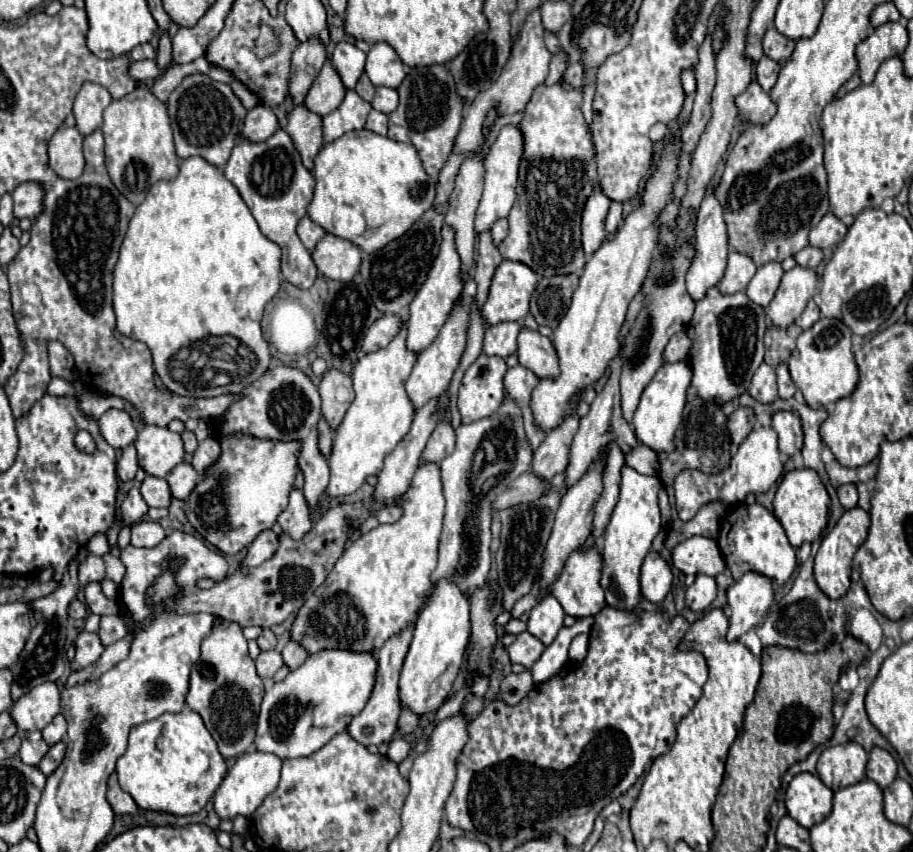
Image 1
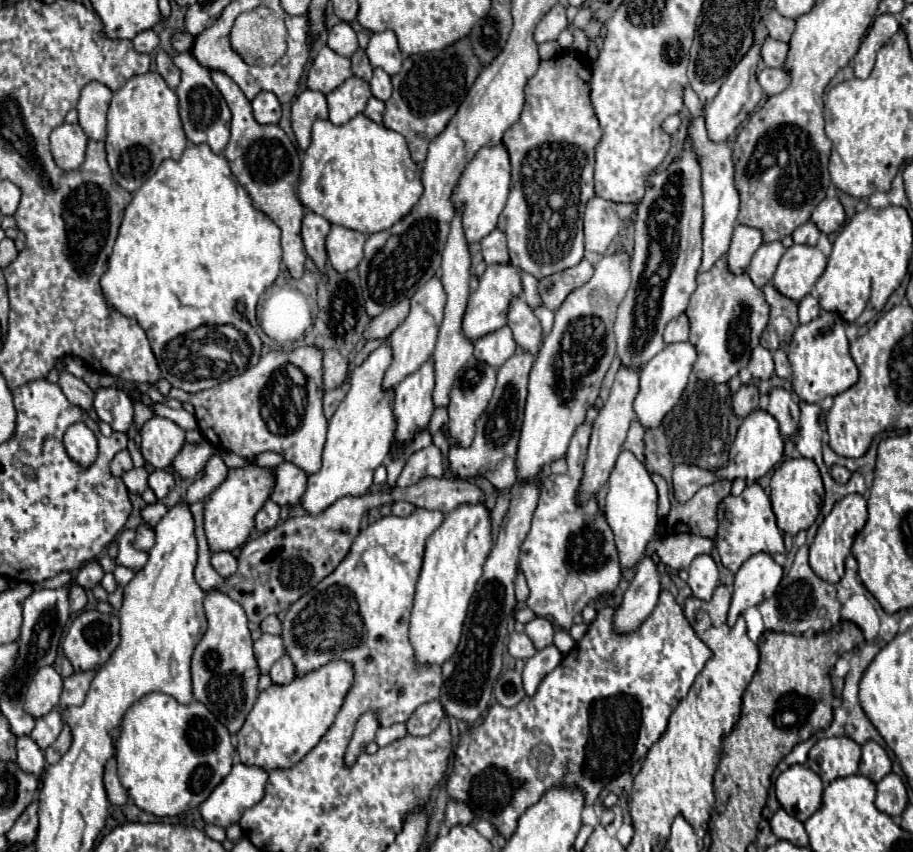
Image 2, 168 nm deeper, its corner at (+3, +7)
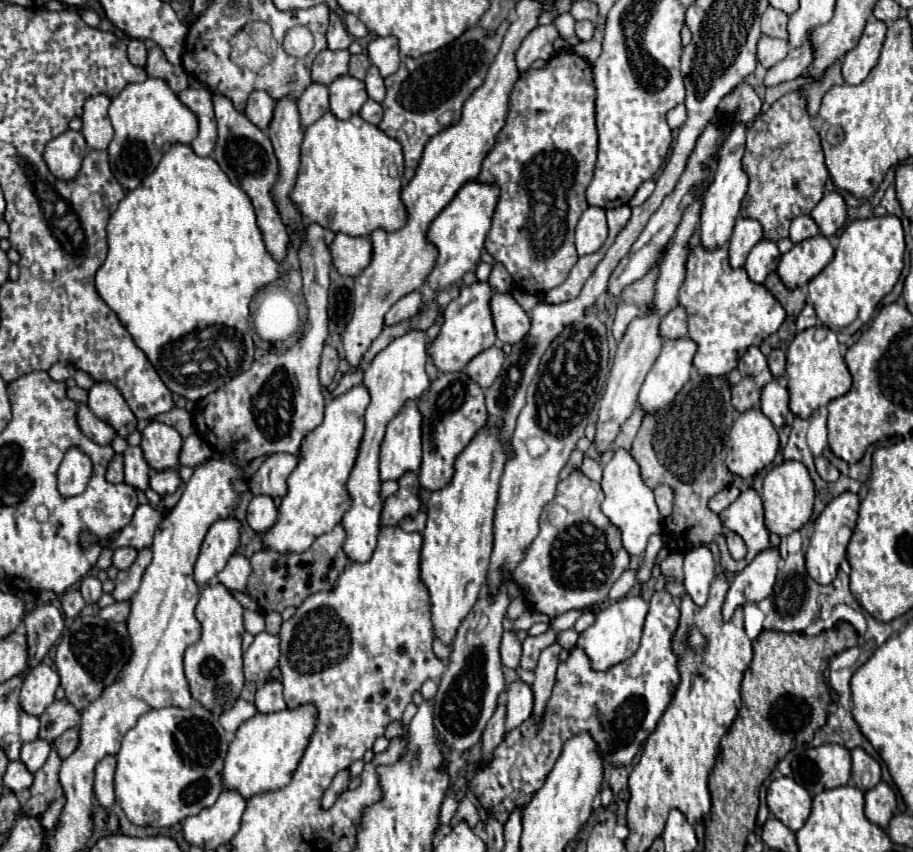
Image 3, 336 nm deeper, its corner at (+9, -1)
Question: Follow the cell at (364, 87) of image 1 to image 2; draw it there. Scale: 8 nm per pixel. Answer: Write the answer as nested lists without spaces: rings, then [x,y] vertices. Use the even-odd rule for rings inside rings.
[[[358,50],[358,52],[354,52],[354,56],[350,58],[350,62],[352,62],[352,74],[354,76],[358,76],[358,78],[362,78],[362,80],[370,80],[372,78],[372,66],[370,66],[370,62],[368,62],[368,56],[364,54],[364,50]]]

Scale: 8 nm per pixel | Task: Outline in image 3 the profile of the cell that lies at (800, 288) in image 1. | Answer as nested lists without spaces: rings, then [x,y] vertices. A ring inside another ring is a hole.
[[[818,234],[794,244],[790,252],[782,254],[776,272],[788,288],[800,288],[820,274],[820,270],[832,260],[832,254],[834,248],[830,240]]]

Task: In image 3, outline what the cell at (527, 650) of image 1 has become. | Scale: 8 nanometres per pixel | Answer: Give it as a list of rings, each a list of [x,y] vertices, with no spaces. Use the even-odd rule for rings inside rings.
[[[512,630],[504,632],[502,644],[500,644],[502,664],[508,668],[518,668],[520,656],[522,656],[522,642],[516,638],[516,632],[512,632]]]

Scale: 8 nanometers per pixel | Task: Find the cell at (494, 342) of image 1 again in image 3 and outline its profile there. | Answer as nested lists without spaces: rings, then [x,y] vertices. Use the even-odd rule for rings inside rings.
[[[492,346],[492,348],[484,350],[484,354],[478,354],[476,358],[472,358],[472,362],[468,362],[466,374],[480,388],[486,390],[498,378],[500,370],[502,370],[502,362],[504,362],[504,352],[498,346]]]

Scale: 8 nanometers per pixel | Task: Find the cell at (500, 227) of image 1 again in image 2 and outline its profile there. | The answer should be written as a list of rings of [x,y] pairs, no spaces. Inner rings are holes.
[[[492,230],[486,238],[482,238],[482,256],[486,264],[502,264],[502,262],[510,262],[508,258],[508,250],[506,250],[506,236],[502,234],[502,230]]]

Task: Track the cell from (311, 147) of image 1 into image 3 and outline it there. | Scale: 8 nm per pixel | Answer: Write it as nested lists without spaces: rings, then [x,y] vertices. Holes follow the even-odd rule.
[[[312,82],[300,96],[298,110],[302,118],[302,128],[324,116],[328,112],[328,86]]]

